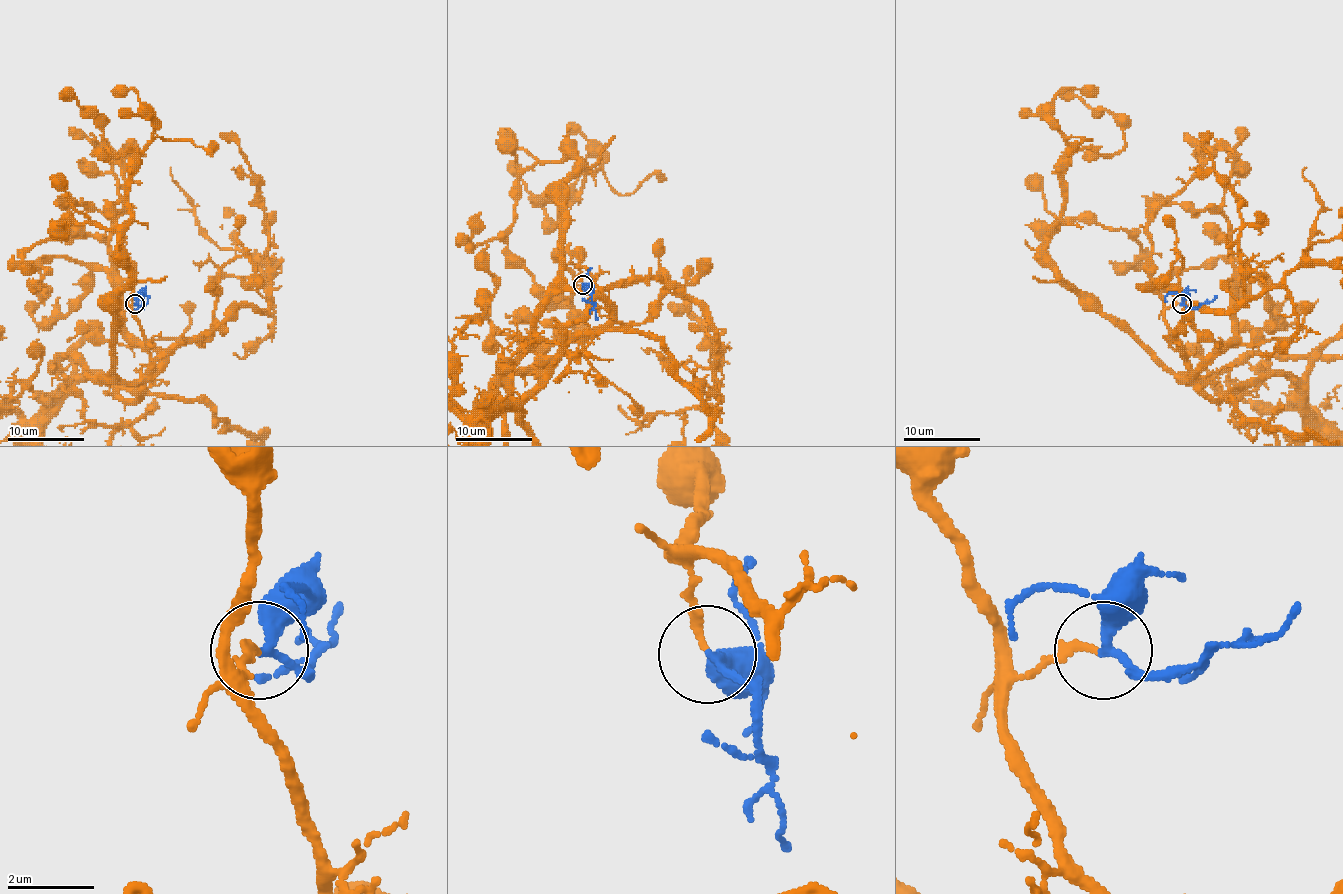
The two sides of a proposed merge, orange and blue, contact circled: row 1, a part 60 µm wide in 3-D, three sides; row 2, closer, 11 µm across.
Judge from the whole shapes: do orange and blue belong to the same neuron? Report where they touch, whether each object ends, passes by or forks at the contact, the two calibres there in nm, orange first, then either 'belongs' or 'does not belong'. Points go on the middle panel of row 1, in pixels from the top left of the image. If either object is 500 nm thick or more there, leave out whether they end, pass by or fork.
at (582, 284); orange ends there; blue passes by; 180 nm thick on the orange side, 280 nm on the other; belongs

